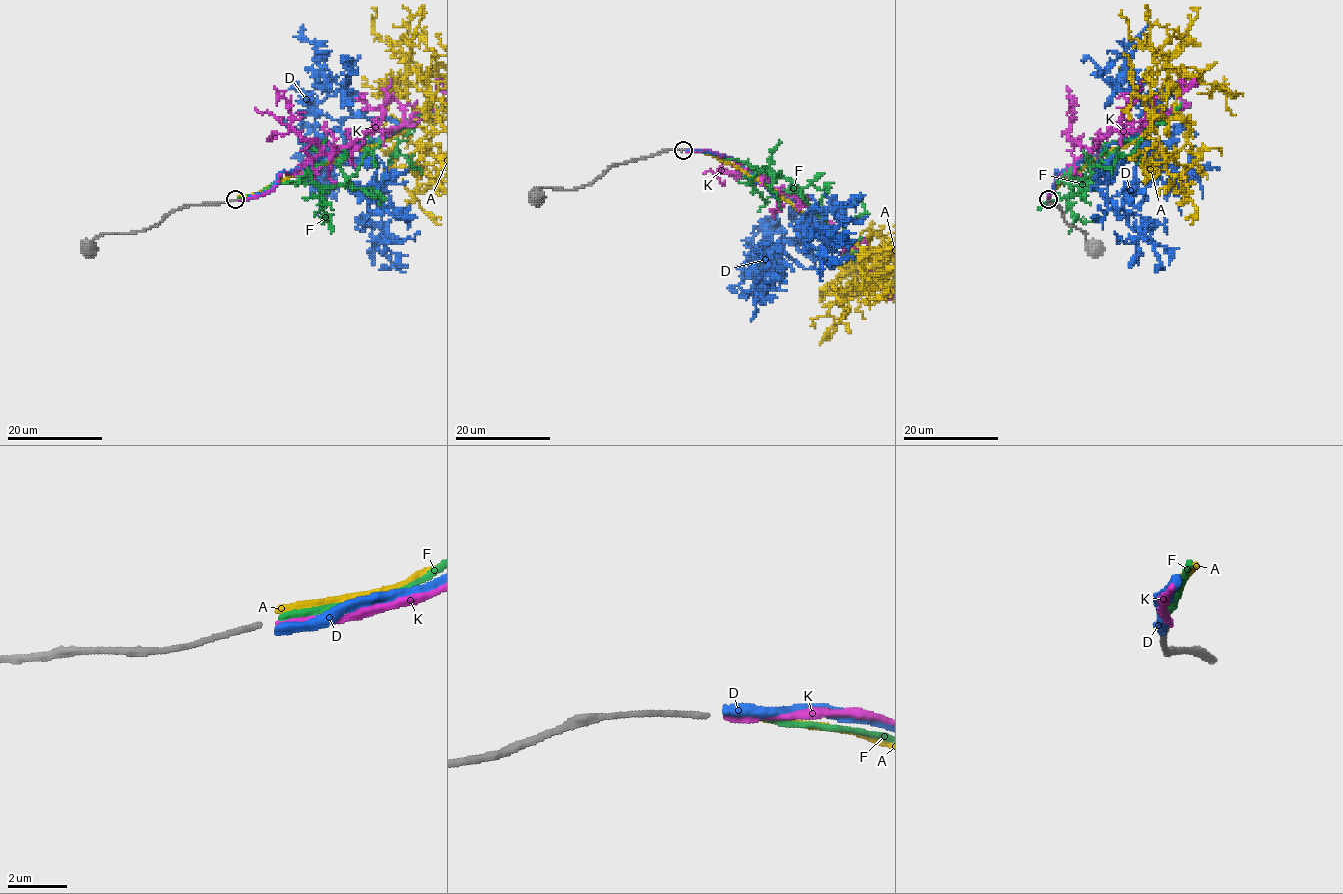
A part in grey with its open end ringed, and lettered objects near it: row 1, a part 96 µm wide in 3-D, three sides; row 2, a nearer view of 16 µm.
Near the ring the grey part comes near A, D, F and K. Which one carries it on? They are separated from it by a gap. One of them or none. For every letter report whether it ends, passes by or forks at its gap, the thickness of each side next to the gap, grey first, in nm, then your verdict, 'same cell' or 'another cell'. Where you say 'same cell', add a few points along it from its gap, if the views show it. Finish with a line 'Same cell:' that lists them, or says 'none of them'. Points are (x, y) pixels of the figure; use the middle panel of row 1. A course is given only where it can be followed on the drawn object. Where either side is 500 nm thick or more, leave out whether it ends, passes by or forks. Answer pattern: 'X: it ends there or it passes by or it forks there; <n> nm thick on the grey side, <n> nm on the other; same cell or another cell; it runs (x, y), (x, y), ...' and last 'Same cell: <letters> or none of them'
A: it ends there; 190 nm thick on the grey side, 240 nm on the other; another cell
D: it ends there; 190 nm thick on the grey side, 360 nm on the other; another cell
F: it ends there; 190 nm thick on the grey side, 240 nm on the other; another cell
K: it ends there; 190 nm thick on the grey side, 300 nm on the other; same cell
Same cell: K

